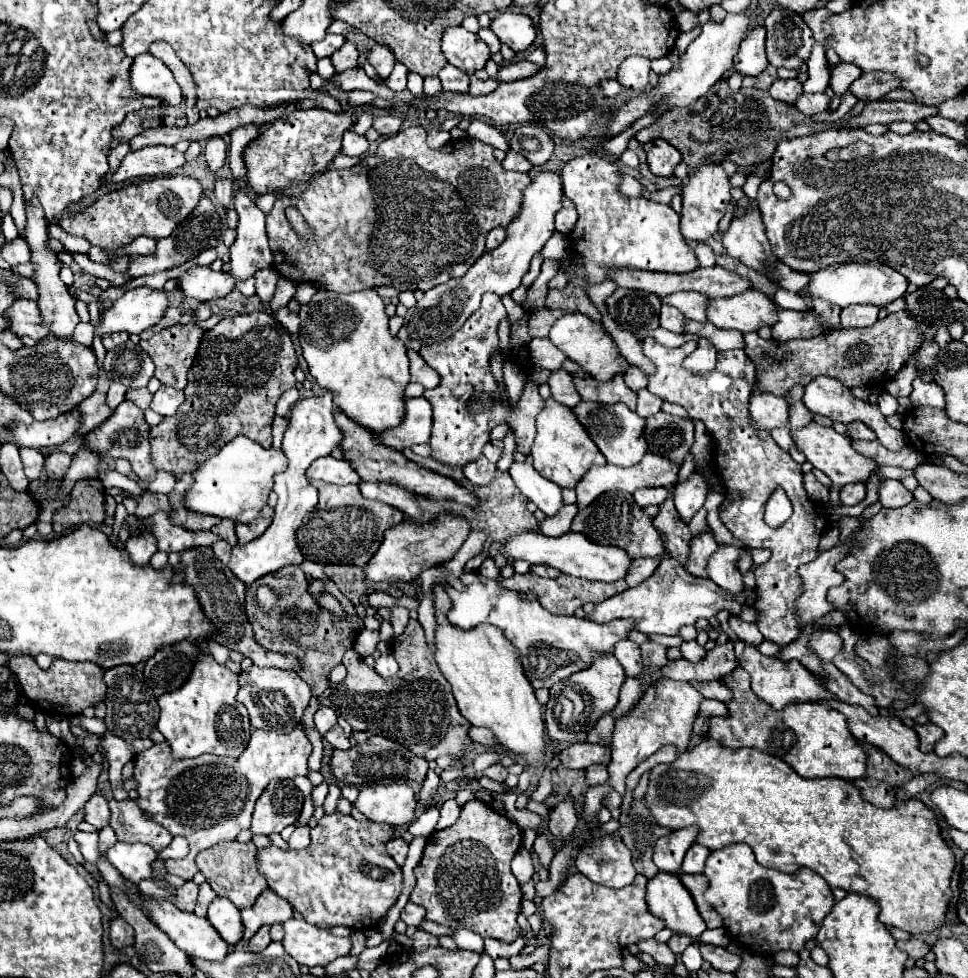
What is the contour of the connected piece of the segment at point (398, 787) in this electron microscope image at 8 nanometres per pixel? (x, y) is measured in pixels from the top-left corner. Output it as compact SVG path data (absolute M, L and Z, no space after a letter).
M403 781L364 786L354 806L370 820L390 826L408 826L416 818L414 790Z

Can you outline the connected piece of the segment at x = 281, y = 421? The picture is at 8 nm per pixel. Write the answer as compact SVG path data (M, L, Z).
M280 416L274 418L274 444L272 444L274 448L280 448L280 444L282 444L286 424L288 424L288 418L280 418Z

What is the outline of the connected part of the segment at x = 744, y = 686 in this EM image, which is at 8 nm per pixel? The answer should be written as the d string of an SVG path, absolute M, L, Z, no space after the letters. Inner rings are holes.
M736 668L722 680L734 688L734 700L728 704L728 716L712 718L708 730L708 736L718 740L722 746L732 750L764 750L766 754L782 758L804 778L838 776L852 782L866 772L866 752L848 730L848 722L840 712L818 702L800 702L784 712L776 712L750 690L750 678L742 668Z

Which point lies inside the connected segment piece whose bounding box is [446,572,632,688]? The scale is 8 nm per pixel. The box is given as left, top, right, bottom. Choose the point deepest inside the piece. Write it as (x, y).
(551, 647)

